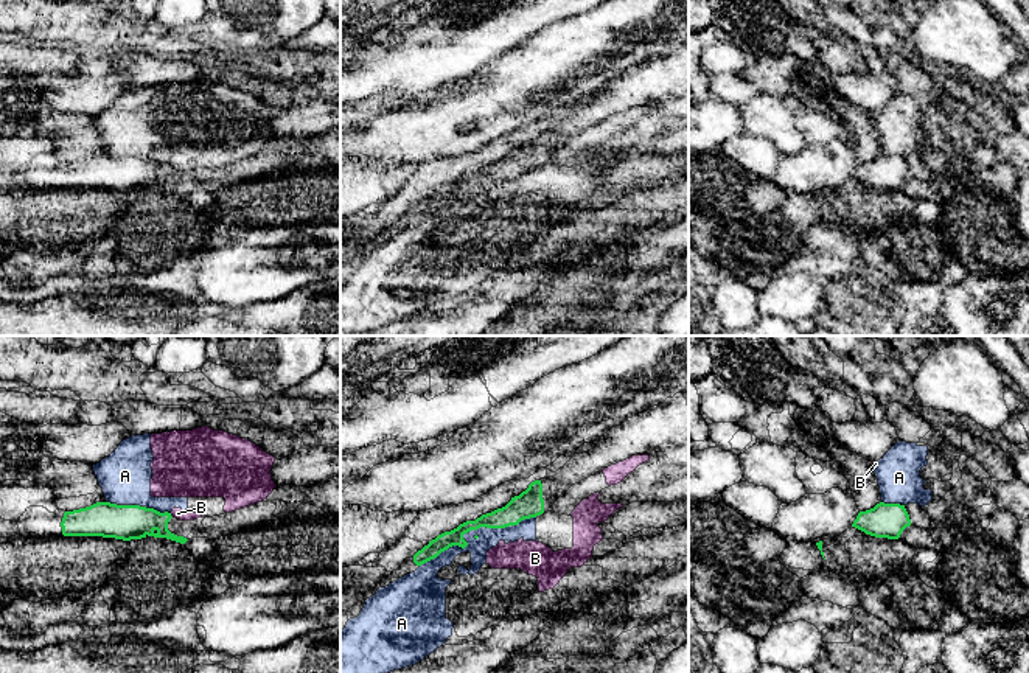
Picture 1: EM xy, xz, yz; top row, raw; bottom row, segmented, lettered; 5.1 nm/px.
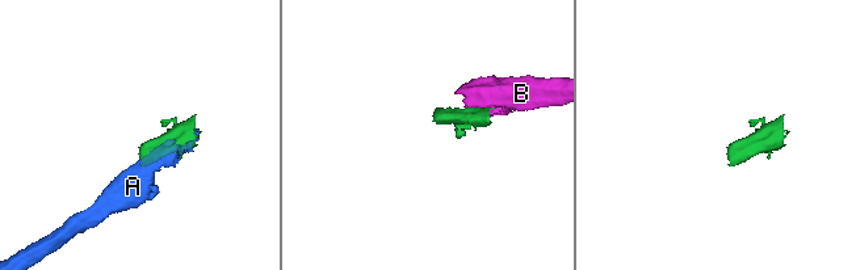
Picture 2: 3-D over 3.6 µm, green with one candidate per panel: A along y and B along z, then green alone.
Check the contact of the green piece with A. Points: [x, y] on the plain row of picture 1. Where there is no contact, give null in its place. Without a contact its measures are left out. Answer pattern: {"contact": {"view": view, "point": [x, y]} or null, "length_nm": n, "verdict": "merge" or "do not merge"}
{"contact": {"view": "xz", "point": [471, 181]}, "length_nm": 650, "verdict": "do not merge"}

